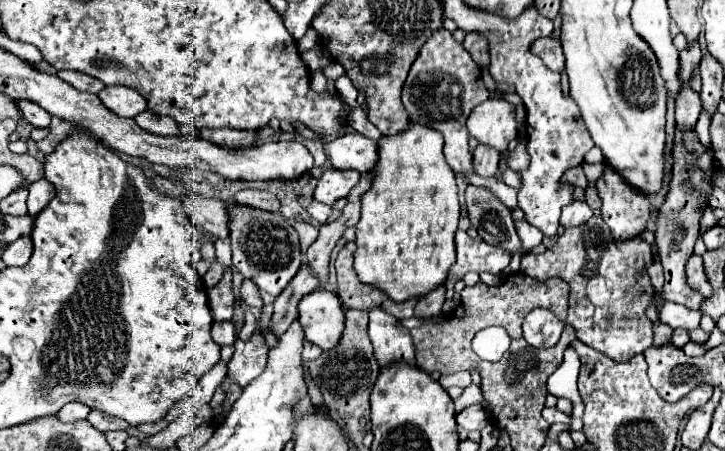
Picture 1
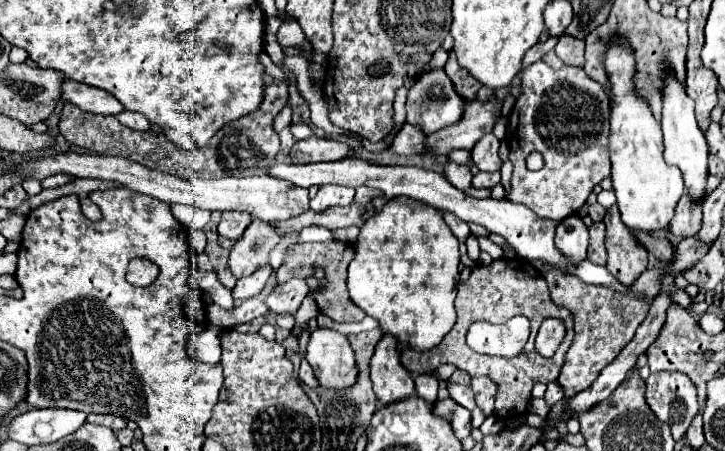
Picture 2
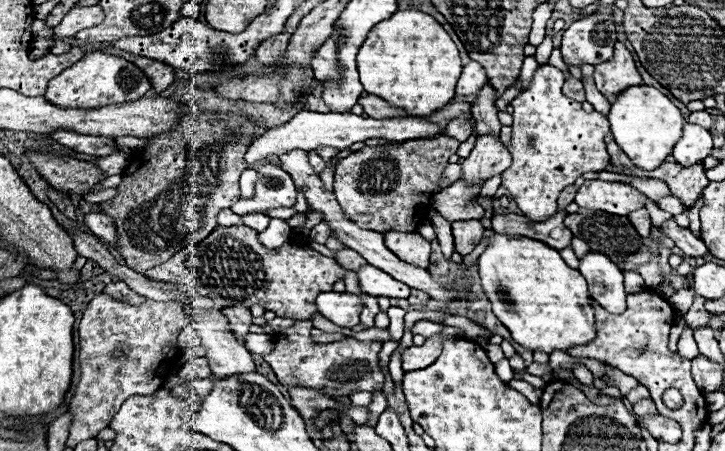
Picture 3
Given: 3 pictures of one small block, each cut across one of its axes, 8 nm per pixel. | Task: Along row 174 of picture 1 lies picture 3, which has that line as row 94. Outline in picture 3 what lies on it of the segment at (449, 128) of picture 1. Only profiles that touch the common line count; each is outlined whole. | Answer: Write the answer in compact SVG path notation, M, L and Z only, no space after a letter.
M470 62L464 66L462 70L462 76L456 84L456 94L460 96L468 96L468 94L476 94L480 92L480 88L484 88L488 84L488 76L486 76L486 70L482 68L482 64L478 62Z

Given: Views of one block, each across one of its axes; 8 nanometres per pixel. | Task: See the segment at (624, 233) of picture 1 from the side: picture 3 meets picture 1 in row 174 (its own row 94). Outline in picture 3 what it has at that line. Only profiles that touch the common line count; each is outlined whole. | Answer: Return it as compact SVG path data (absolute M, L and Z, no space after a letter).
M622 42L614 44L614 58L610 62L596 66L594 82L598 92L604 94L608 102L614 102L618 92L624 92L624 88L642 84L642 76L638 74L632 54Z

